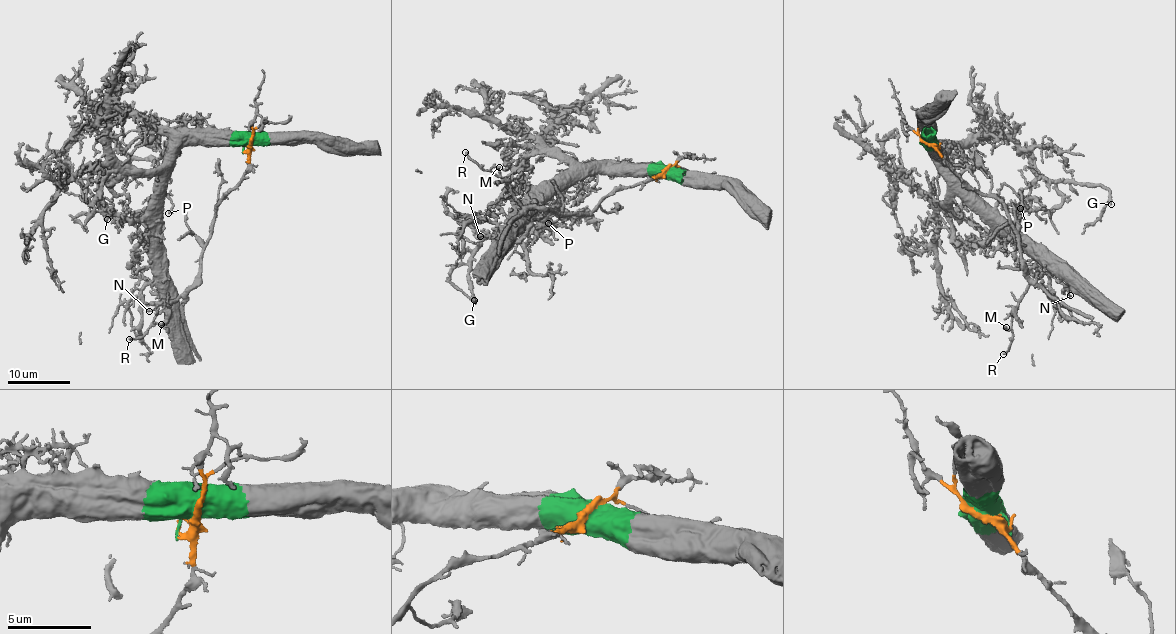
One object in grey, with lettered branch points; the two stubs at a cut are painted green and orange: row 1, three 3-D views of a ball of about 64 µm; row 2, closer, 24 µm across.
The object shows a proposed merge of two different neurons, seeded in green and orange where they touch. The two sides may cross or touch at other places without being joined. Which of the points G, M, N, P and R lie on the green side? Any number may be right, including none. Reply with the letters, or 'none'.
G, N, P

